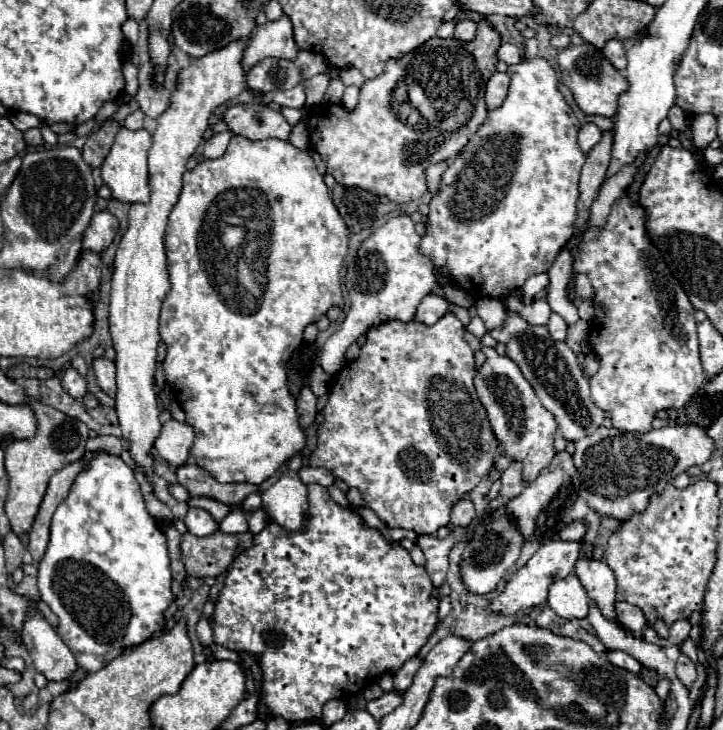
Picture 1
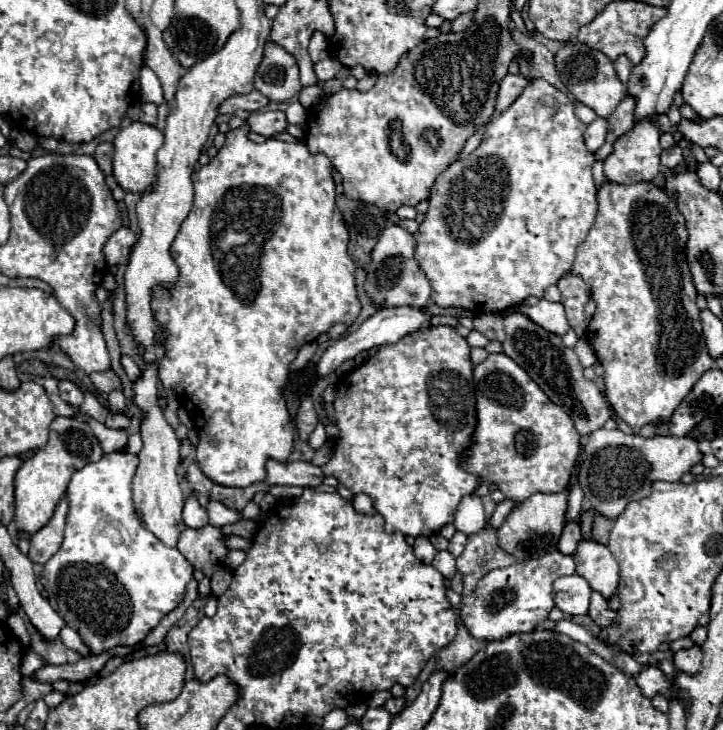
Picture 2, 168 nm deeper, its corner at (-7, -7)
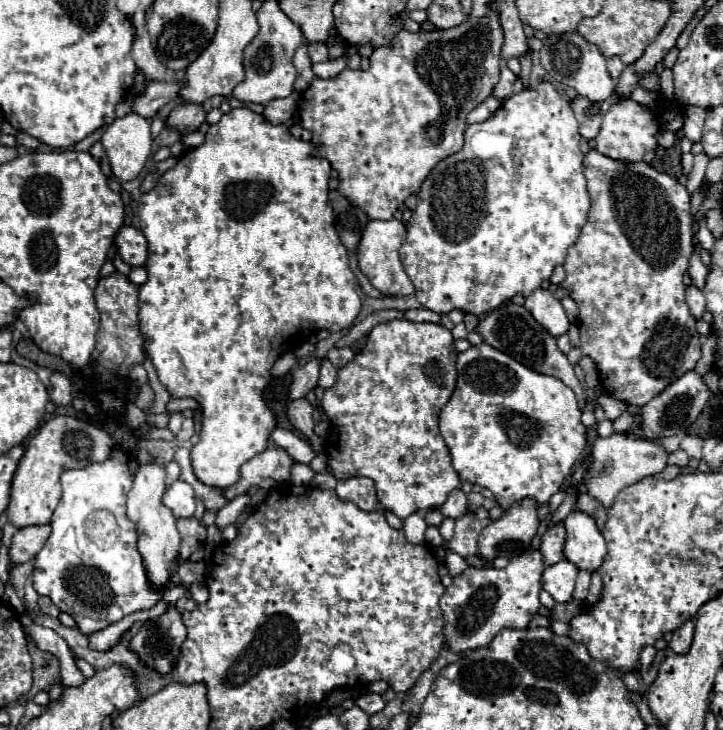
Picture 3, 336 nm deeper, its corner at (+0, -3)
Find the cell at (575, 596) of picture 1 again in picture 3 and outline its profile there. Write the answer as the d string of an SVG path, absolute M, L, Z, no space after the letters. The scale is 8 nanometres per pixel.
M564 558L558 564L552 564L552 566L548 566L544 570L542 588L546 592L550 592L550 596L556 602L570 602L572 600L572 592L574 592L576 574L578 574L578 568Z

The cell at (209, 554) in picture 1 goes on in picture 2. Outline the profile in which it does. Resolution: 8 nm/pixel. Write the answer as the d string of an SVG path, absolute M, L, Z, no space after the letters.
M205 526L201 530L185 528L177 542L177 550L181 550L189 564L193 564L195 570L201 570L207 578L225 566L229 554L225 536L215 526Z

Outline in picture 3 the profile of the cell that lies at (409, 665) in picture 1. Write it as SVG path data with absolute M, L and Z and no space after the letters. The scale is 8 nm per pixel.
M364 694L354 702L360 710L364 710L366 714L376 714L384 708L384 700L380 694Z

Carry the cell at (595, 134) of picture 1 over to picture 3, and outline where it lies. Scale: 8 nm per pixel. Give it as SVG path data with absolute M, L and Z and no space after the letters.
M576 96L574 100L570 100L570 108L574 110L574 116L580 124L580 136L582 138L586 138L586 140L596 138L596 134L600 130L600 124L602 124L602 118L608 112L610 104L612 104L610 100L590 102L584 96Z

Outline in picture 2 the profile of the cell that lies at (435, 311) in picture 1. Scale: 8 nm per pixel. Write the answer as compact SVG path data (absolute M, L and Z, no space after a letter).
M399 306L399 308L383 308L383 310L377 310L369 320L365 320L355 332L335 340L327 350L325 354L321 356L319 364L317 364L317 372L319 376L327 376L331 372L335 372L345 360L351 360L355 358L359 352L365 352L365 350L371 350L371 348L379 348L379 346L385 346L385 344L395 344L399 342L403 336L407 334L413 334L413 332L421 332L421 330L429 330L433 324L431 324L431 314L425 310L425 308L413 308L413 306Z

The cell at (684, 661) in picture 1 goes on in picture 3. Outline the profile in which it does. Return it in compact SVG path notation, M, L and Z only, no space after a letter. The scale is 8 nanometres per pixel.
M686 620L680 628L672 632L672 640L668 644L670 650L676 654L684 654L692 644L692 636L694 636L694 620Z

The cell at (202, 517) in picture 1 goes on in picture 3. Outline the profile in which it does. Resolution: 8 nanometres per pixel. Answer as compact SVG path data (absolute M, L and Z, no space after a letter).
M176 480L166 488L162 504L172 510L176 518L192 518L196 510L196 498L190 484Z

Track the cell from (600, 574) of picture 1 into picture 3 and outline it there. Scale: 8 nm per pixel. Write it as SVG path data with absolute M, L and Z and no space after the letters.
M572 510L566 520L564 558L584 570L598 570L606 556L606 542L594 518L582 510Z

